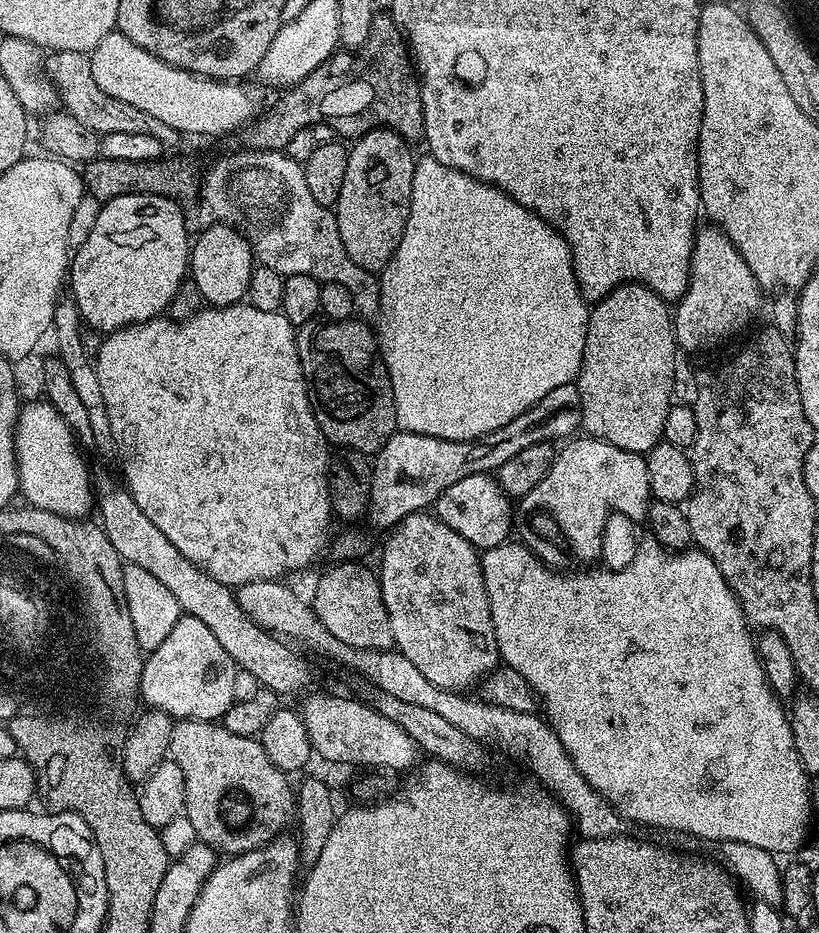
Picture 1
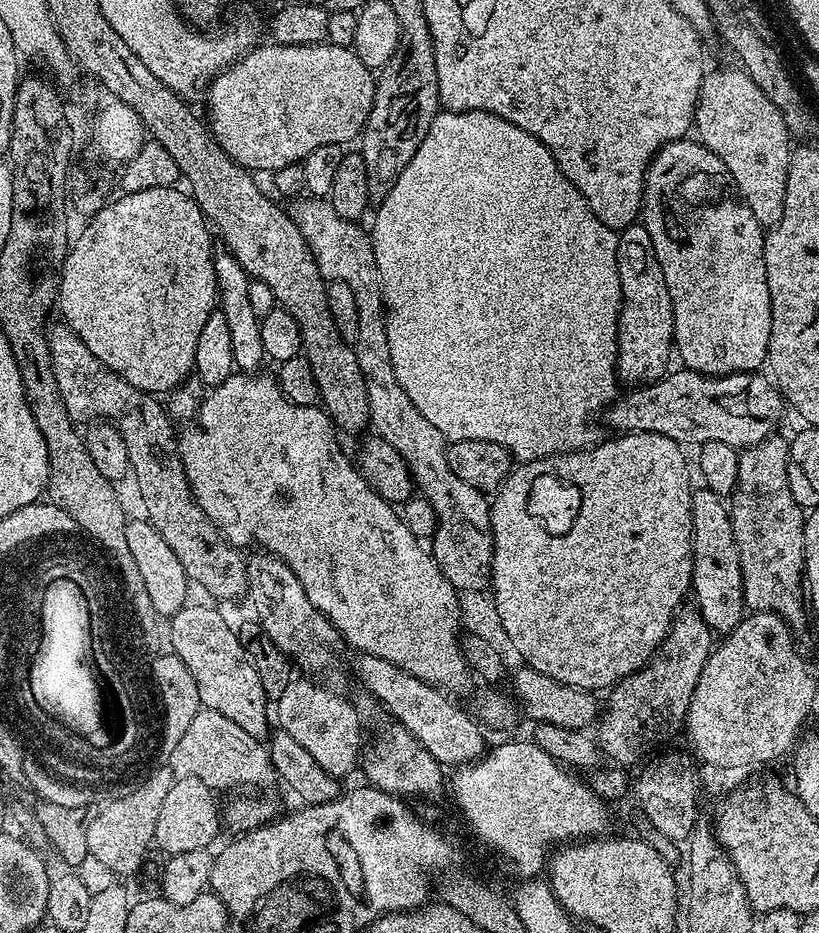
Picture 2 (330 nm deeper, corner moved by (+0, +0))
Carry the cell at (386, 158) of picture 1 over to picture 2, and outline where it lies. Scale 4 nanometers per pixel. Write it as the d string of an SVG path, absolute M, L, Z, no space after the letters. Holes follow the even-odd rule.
M423 22L407 25L406 47L397 52L384 68L379 69L374 106L364 123L362 155L366 162L368 194L373 201L386 198L398 174L414 158L426 138L434 118L441 111L438 70L434 62L432 36Z

